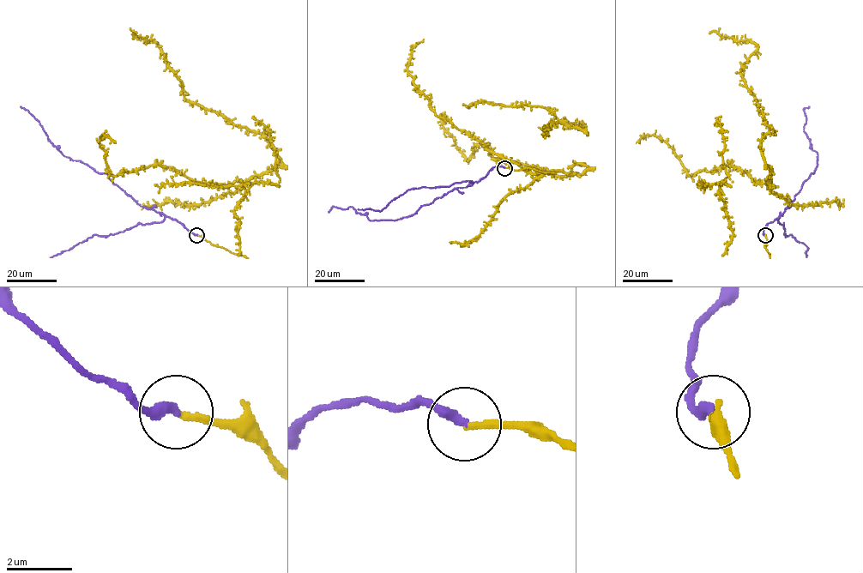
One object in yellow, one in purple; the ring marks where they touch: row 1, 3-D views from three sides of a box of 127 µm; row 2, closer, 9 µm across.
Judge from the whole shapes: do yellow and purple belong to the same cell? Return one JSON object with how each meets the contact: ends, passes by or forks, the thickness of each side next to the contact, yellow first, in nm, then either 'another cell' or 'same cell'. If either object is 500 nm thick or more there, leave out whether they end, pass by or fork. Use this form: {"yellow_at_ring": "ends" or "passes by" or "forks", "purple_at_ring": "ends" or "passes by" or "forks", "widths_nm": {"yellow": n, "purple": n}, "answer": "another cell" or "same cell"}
{"yellow_at_ring": "ends", "purple_at_ring": "ends", "widths_nm": {"yellow": 190, "purple": 360}, "answer": "same cell"}

